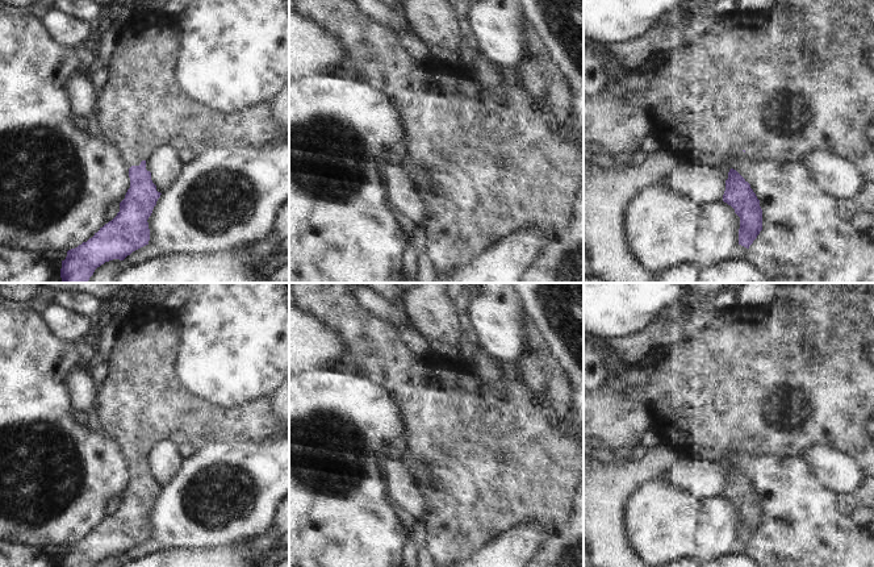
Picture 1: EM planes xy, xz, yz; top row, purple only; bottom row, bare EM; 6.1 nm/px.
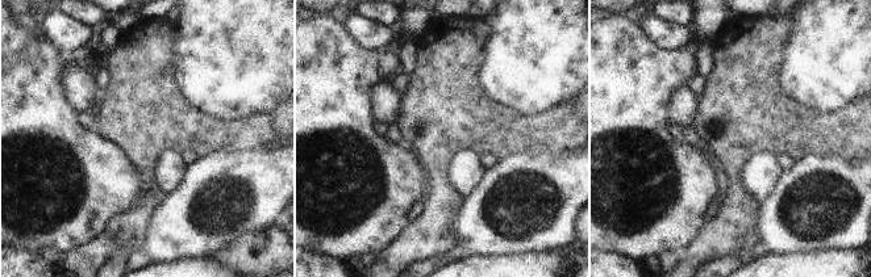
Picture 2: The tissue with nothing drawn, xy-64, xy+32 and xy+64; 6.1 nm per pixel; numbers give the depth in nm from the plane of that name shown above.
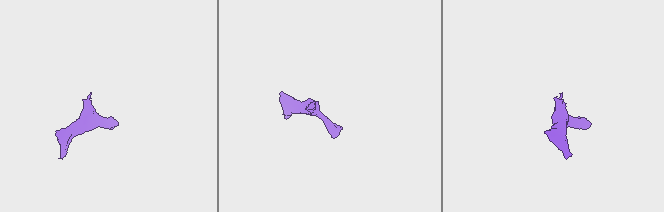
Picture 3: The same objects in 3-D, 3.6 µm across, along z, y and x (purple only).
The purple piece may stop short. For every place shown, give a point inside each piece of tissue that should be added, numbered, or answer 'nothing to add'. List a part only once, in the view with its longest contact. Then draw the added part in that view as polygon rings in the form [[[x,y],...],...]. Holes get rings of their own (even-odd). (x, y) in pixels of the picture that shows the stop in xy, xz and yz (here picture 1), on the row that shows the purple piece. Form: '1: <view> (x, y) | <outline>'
1: xy (139, 107) | [[[135,11],[134,16],[117,28],[112,55],[108,57],[108,75],[96,100],[96,125],[120,153],[127,170],[139,166],[152,149],[168,146],[177,153],[189,150],[193,155],[210,147],[262,147],[289,139],[267,104],[238,113],[219,114],[191,99],[177,87],[173,64],[179,53],[179,22],[162,11]]]

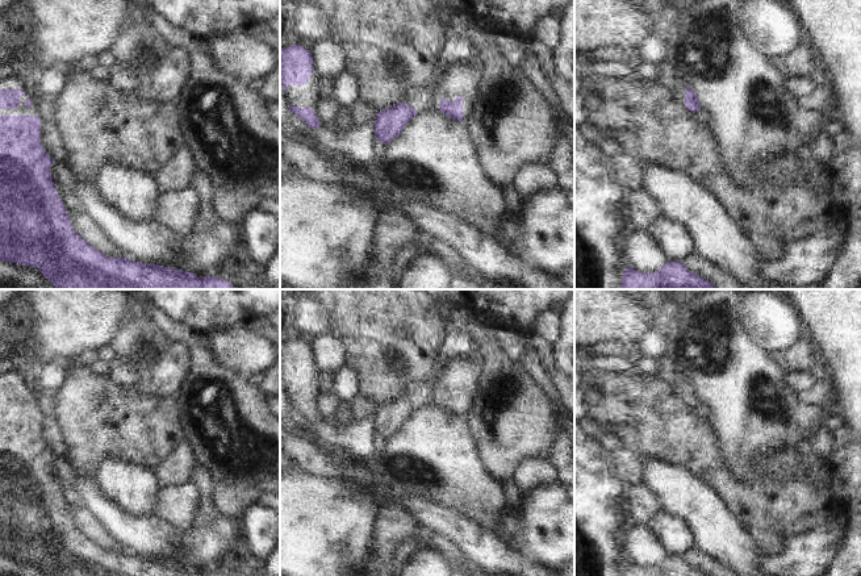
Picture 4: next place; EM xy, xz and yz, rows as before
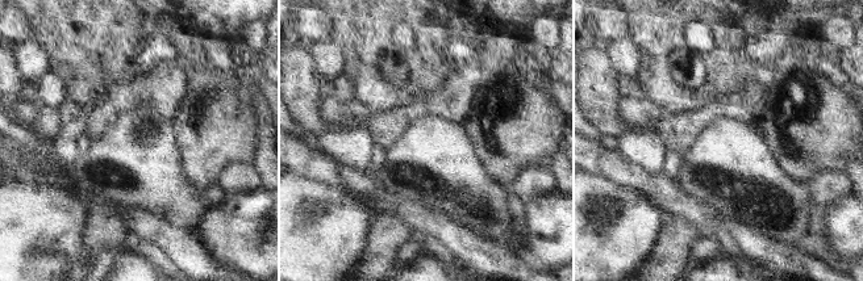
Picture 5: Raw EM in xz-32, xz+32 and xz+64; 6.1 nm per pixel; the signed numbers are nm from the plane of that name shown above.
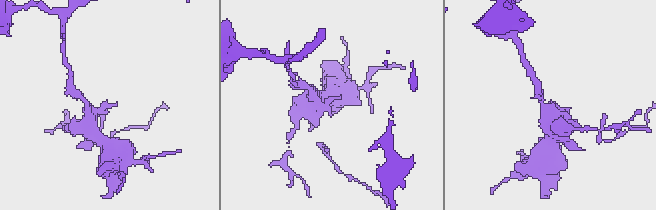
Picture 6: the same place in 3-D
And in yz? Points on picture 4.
1: yz (669, 78) | [[[668,62],[657,63],[656,67],[660,72],[656,82],[663,84],[677,101],[685,104],[685,89],[687,84],[682,76]]]

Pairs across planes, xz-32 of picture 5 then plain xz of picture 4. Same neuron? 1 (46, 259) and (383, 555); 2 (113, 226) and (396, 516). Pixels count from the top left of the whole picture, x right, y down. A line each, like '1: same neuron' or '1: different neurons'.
1: different neurons
2: same neuron

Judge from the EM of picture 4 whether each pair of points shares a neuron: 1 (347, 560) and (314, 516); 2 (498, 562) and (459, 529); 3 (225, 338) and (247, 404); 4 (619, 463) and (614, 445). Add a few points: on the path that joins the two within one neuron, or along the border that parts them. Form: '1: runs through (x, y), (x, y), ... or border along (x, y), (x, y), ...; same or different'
1: runs through (347, 550), (325, 526); same
2: runs through (489, 552), (468, 535); same
3: border along (212, 354), (222, 366), (234, 370), (246, 379); different
4: border along (626, 449), (609, 453); different

